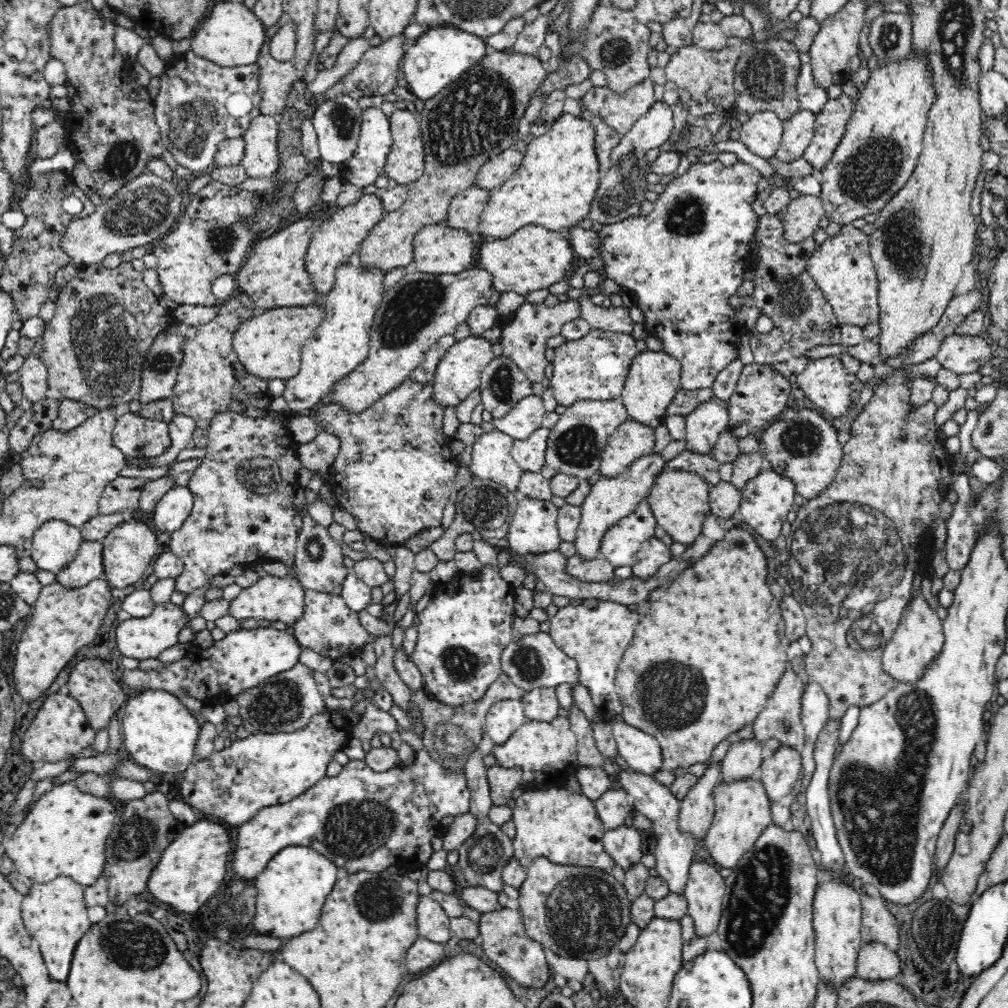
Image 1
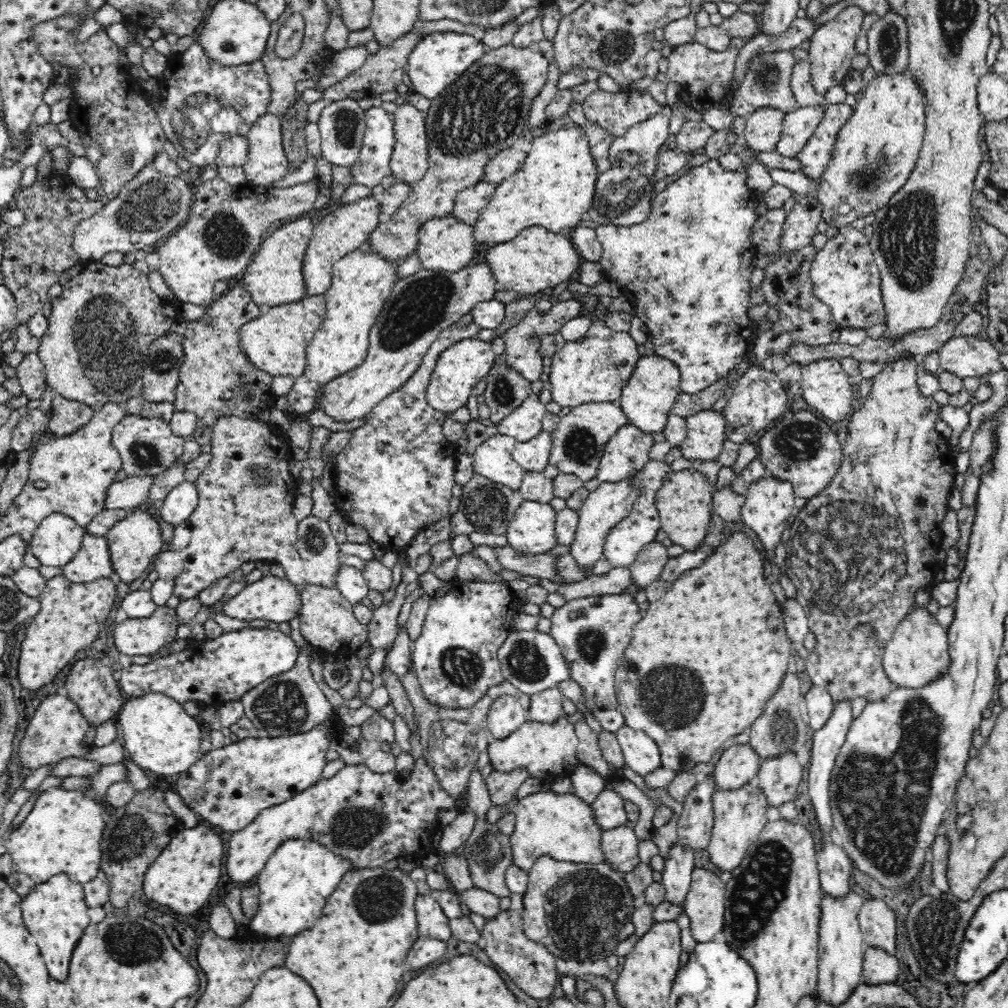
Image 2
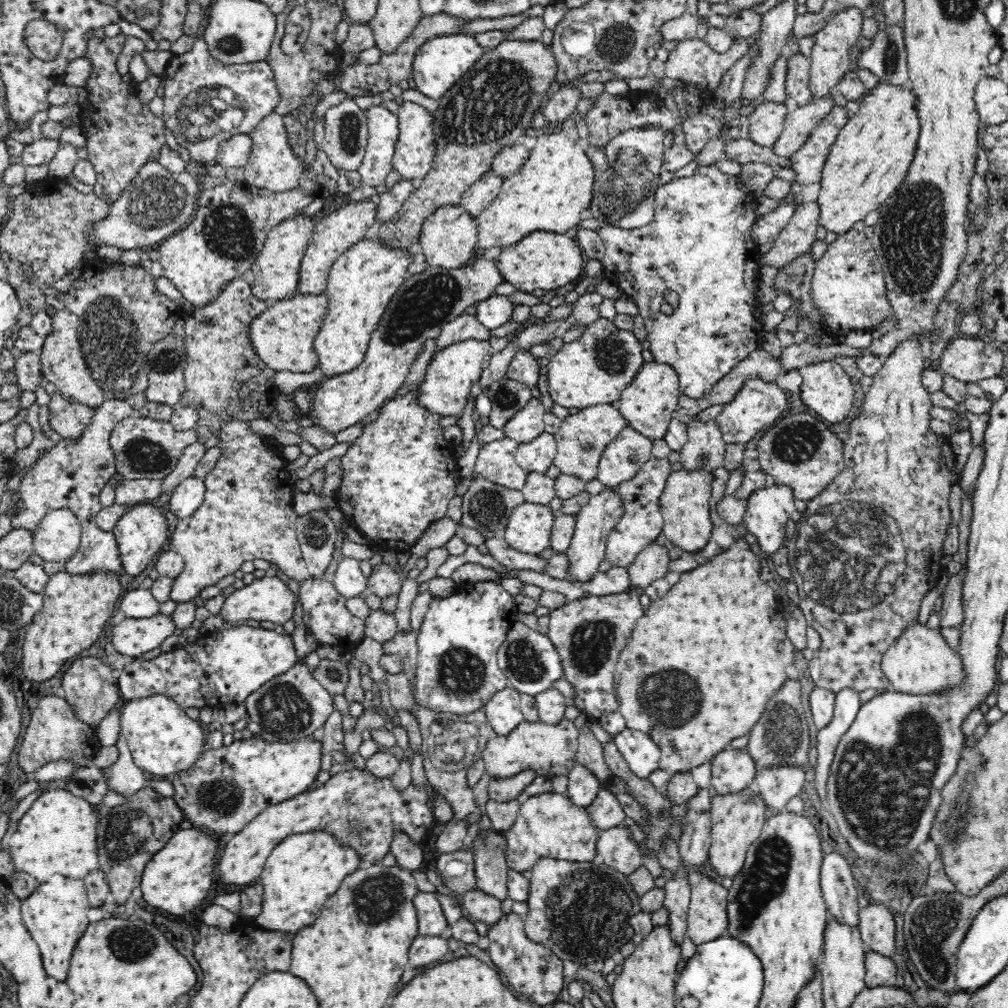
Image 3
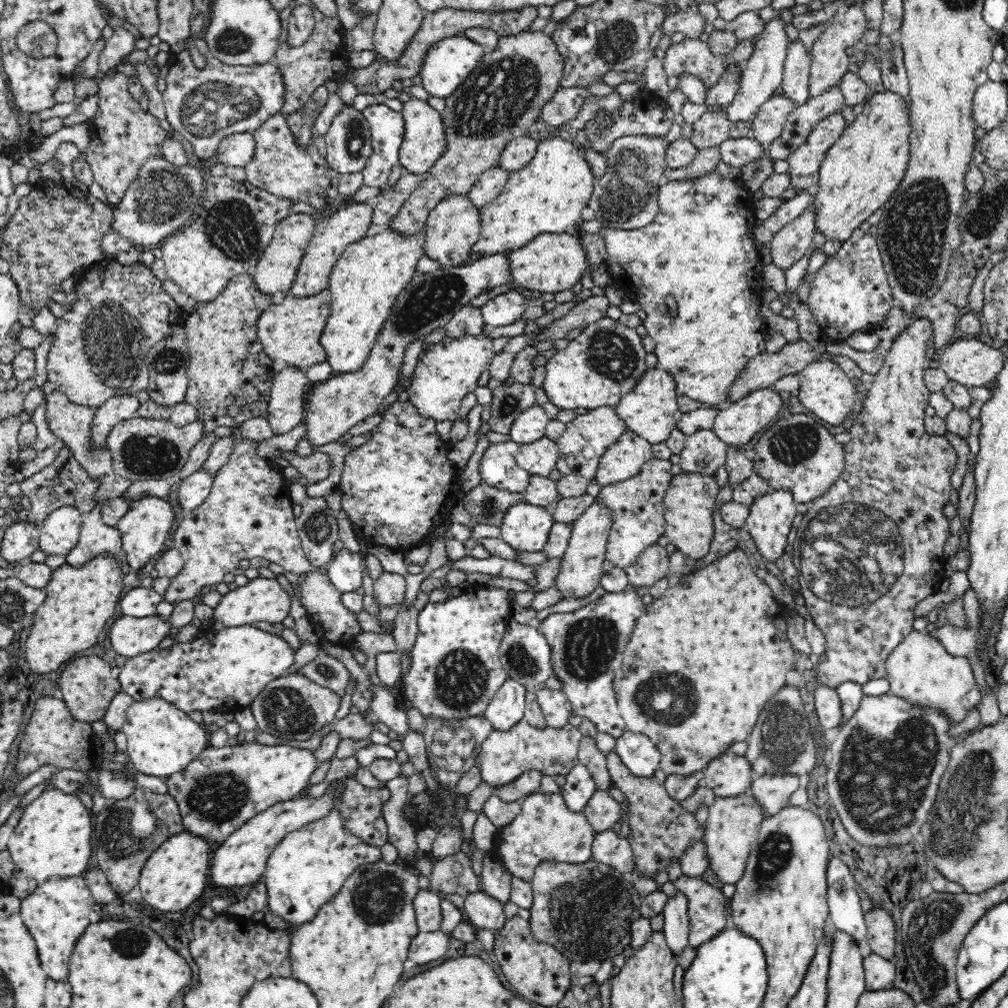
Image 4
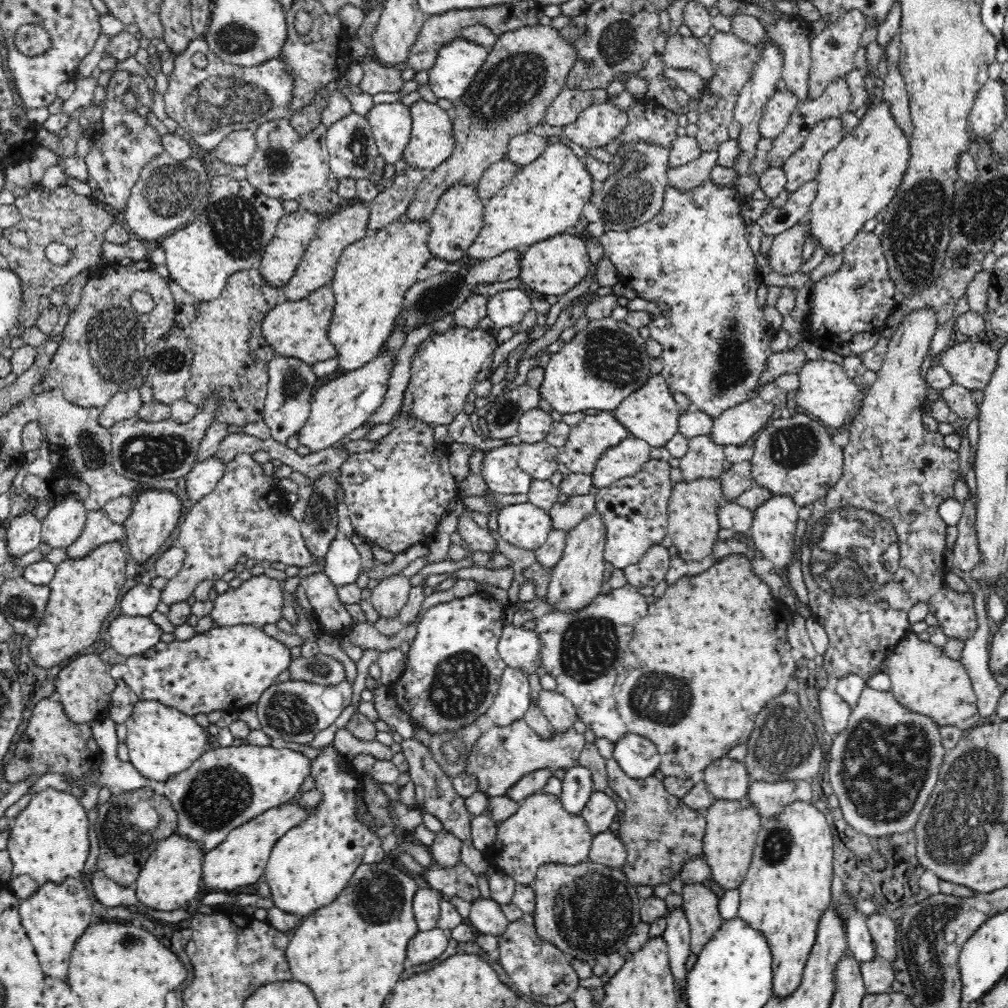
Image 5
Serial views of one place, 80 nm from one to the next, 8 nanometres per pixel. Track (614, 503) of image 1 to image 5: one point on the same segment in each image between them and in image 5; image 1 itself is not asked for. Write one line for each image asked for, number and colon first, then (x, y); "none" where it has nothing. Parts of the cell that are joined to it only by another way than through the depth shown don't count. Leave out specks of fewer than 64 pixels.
2: (604, 507)
3: (594, 523)
4: (581, 569)
5: (576, 580)

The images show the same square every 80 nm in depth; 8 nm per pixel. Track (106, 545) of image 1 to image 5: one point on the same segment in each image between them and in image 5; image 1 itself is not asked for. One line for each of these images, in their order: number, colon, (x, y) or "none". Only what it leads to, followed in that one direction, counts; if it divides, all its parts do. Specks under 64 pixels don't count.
2: (133, 542)
3: (141, 532)
4: (145, 527)
5: (154, 515)

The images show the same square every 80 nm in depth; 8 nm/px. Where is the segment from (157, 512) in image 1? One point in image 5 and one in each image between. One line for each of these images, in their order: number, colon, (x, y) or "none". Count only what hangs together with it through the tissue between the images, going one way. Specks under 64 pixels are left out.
2: (178, 505)
3: (184, 500)
4: (193, 490)
5: (201, 480)

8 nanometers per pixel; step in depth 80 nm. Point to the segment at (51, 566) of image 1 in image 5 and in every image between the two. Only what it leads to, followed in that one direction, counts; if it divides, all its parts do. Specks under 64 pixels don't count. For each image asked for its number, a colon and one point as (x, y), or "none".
2: (55, 543)
3: (57, 539)
4: (59, 534)
5: (62, 526)

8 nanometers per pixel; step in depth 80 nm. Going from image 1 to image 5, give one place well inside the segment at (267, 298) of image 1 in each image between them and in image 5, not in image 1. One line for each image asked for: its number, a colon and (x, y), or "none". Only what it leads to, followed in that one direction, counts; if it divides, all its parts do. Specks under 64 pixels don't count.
2: (274, 277)
3: (275, 274)
4: (275, 271)
5: (280, 259)

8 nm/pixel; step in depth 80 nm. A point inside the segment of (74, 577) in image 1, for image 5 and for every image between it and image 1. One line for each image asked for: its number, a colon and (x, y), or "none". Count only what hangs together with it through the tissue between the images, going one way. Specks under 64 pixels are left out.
2: (92, 561)
3: (98, 553)
4: (97, 540)
5: (98, 530)

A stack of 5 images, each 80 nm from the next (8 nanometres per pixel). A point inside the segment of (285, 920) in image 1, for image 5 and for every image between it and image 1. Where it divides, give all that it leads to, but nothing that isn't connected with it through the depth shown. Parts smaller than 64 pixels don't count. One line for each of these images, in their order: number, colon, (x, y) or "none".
2: (299, 876)
3: (303, 870)
4: (307, 867)
5: (309, 866)

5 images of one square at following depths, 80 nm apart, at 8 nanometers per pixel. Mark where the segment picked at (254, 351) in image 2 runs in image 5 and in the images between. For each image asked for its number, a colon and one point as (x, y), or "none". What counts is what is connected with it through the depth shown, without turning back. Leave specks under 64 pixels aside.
3: (282, 336)
4: (289, 332)
5: (298, 329)

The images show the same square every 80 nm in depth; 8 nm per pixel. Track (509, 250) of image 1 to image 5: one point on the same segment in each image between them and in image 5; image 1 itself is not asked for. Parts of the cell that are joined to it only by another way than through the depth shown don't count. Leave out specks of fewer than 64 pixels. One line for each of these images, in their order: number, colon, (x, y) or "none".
2: (535, 259)
3: (542, 260)
4: (550, 262)
5: (553, 266)

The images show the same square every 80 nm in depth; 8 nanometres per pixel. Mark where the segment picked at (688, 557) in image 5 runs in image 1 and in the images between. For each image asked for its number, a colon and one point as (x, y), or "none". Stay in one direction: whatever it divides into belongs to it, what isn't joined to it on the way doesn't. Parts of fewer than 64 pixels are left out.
1: (678, 500)
2: (683, 501)
3: (685, 502)
4: (688, 503)

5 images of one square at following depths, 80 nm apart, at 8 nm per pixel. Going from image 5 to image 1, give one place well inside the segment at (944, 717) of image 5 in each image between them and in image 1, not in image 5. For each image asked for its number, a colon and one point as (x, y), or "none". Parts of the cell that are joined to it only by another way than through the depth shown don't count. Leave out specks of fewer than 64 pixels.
1: (917, 641)
2: (917, 653)
3: (920, 661)
4: (920, 669)

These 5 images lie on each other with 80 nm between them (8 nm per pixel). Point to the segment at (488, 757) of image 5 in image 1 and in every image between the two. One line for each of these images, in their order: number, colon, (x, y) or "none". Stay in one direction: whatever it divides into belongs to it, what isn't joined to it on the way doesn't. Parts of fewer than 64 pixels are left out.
1: (545, 751)
2: (541, 748)
3: (548, 750)
4: (503, 756)

